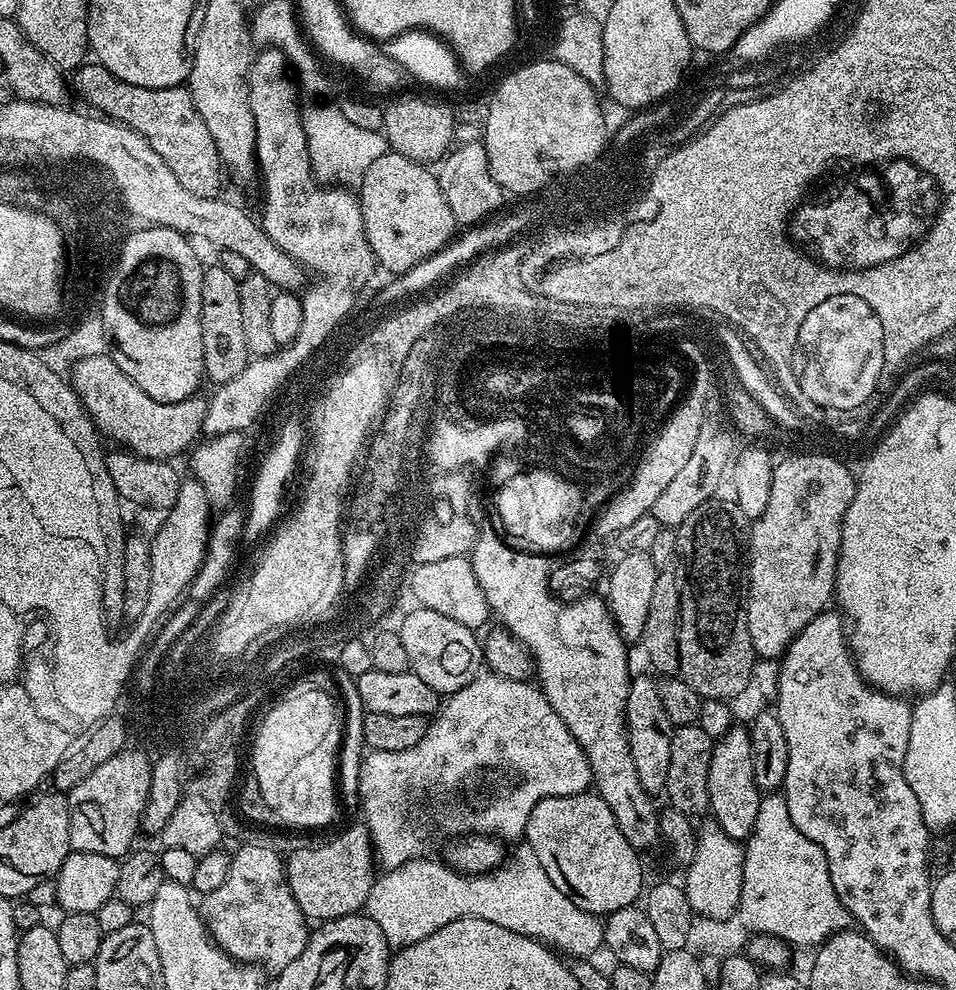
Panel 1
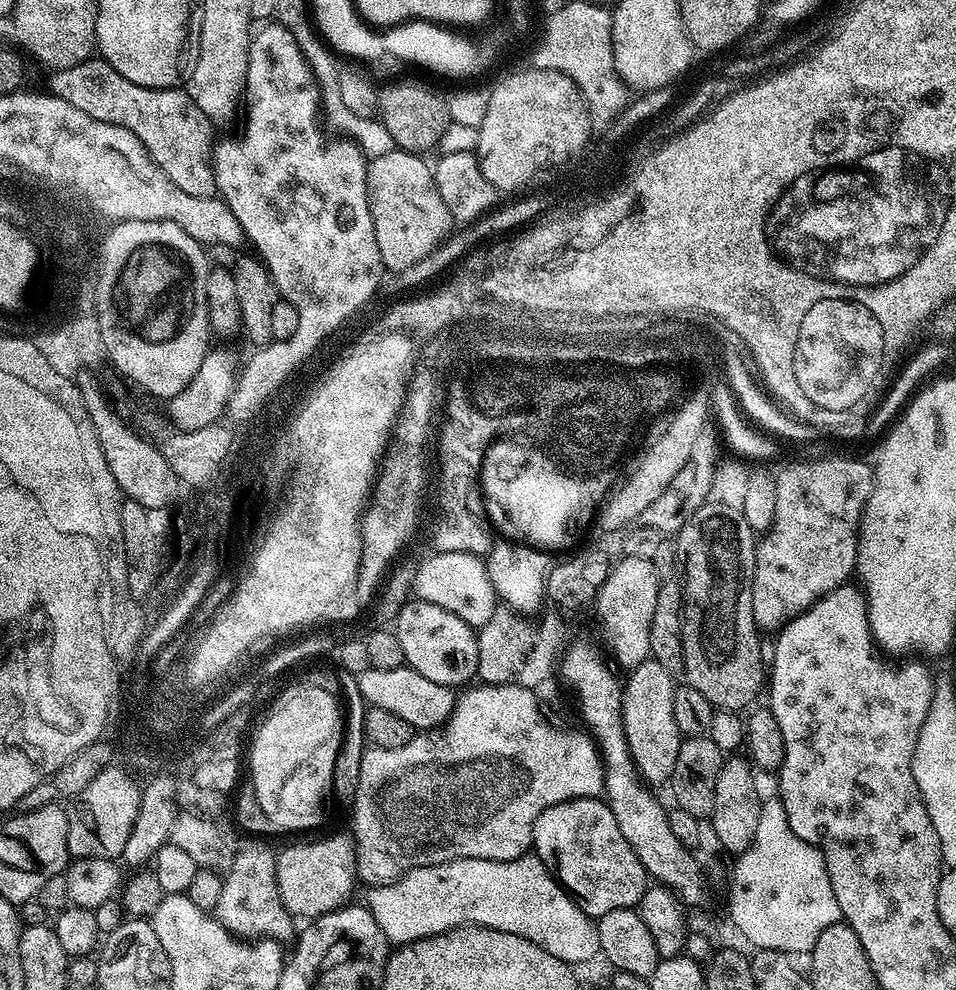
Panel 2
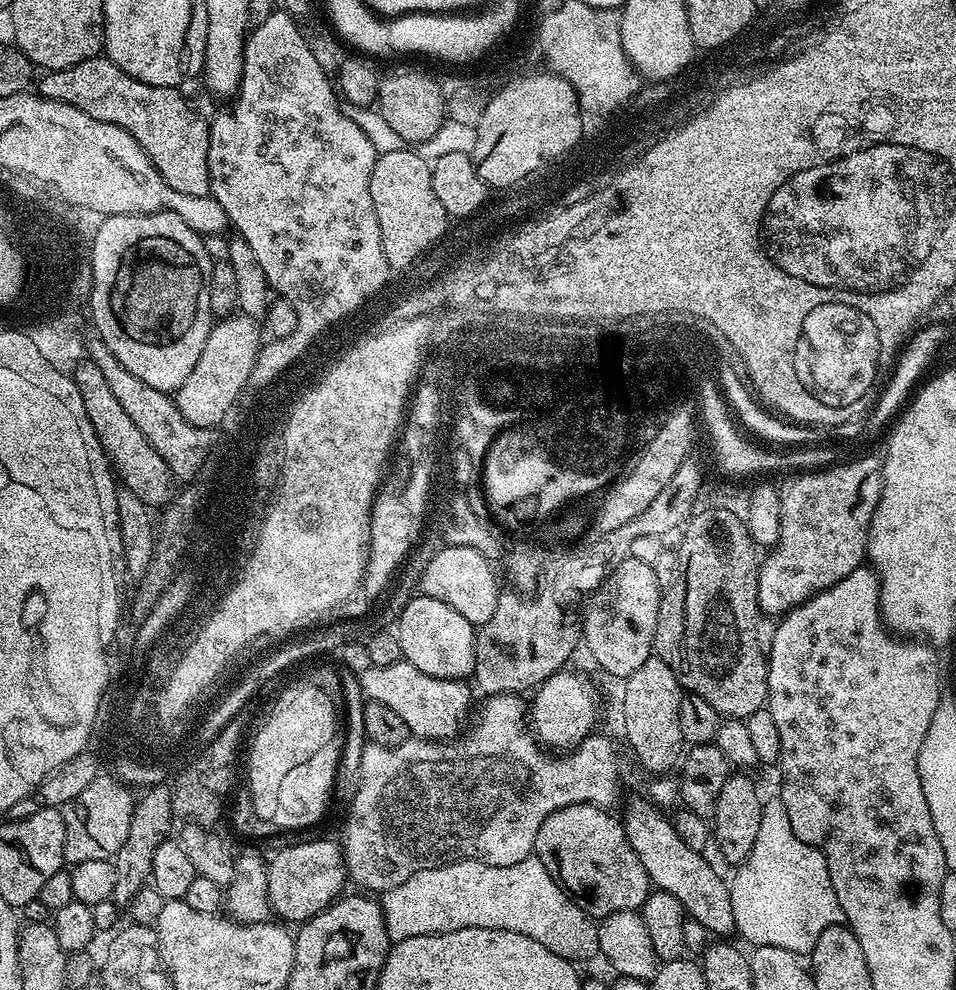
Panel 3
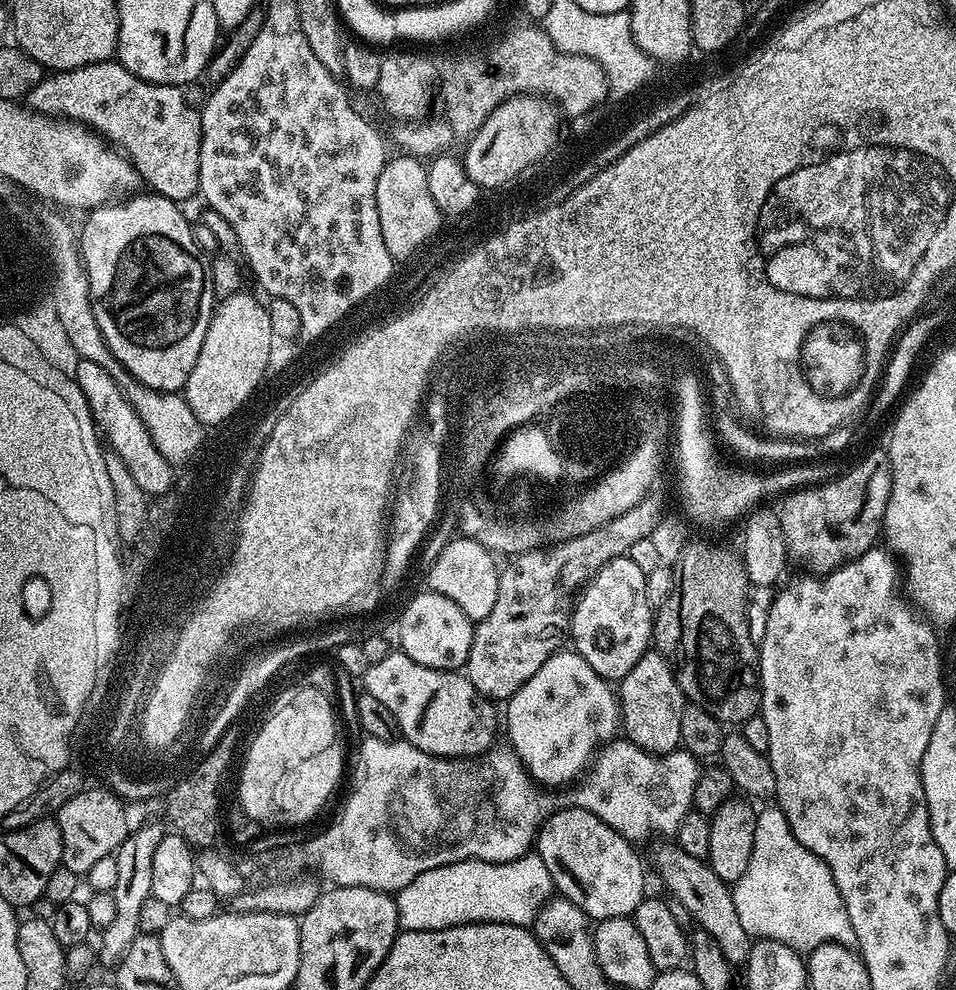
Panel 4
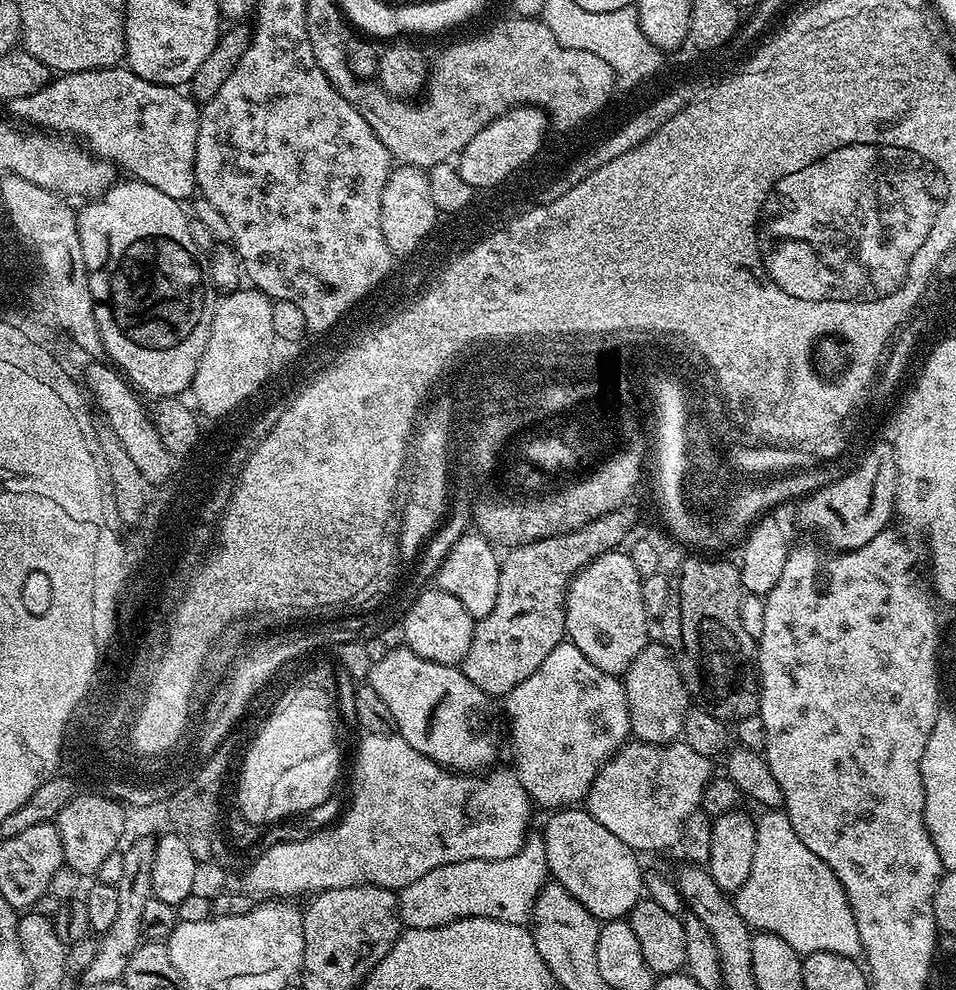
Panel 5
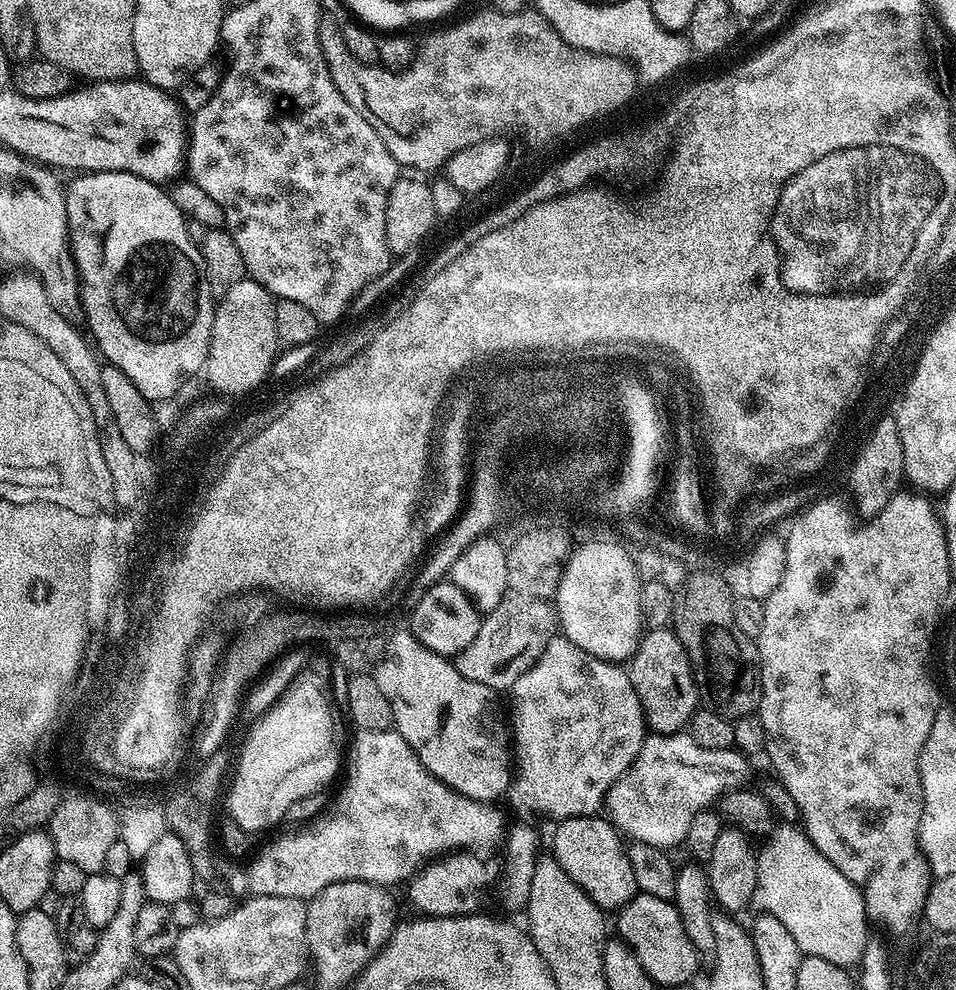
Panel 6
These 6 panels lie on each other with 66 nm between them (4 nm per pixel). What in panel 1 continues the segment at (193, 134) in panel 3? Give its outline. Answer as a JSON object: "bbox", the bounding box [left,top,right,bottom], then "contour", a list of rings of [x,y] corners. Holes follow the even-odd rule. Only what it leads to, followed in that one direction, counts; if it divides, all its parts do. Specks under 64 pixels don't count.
{"bbox":[74,62,222,198],"contour":[[[98,62],[81,64],[79,68],[75,69],[74,76],[76,76],[75,95],[77,92],[92,107],[89,109],[95,110],[101,117],[111,118],[125,124],[127,128],[132,128],[138,134],[142,134],[142,138],[146,138],[146,142],[150,142],[150,146],[162,158],[162,162],[166,162],[166,166],[170,166],[170,170],[174,170],[174,178],[178,178],[178,182],[182,182],[182,186],[186,186],[186,190],[190,190],[190,194],[198,194],[198,198],[221,195],[222,161],[220,151],[214,146],[214,138],[210,134],[210,130],[206,130],[206,122],[202,122],[202,114],[198,114],[187,87],[147,88],[146,86],[134,86],[116,79],[115,74],[106,70]]]}

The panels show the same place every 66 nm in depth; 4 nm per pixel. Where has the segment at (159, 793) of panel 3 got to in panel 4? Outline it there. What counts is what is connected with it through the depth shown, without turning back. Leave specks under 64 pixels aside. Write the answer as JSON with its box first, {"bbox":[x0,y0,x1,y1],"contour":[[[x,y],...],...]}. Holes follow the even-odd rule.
{"bbox":[102,820,166,946],"contour":[[[152,820],[149,824],[142,825],[141,828],[133,827],[114,853],[118,862],[118,882],[111,892],[114,898],[114,922],[110,922],[110,926],[103,929],[102,932],[102,936],[105,936],[112,944],[127,946],[140,932],[138,917],[142,911],[142,902],[146,902],[146,898],[152,894],[150,882],[152,880],[154,850],[165,835],[166,828],[163,828],[158,821]]]}

